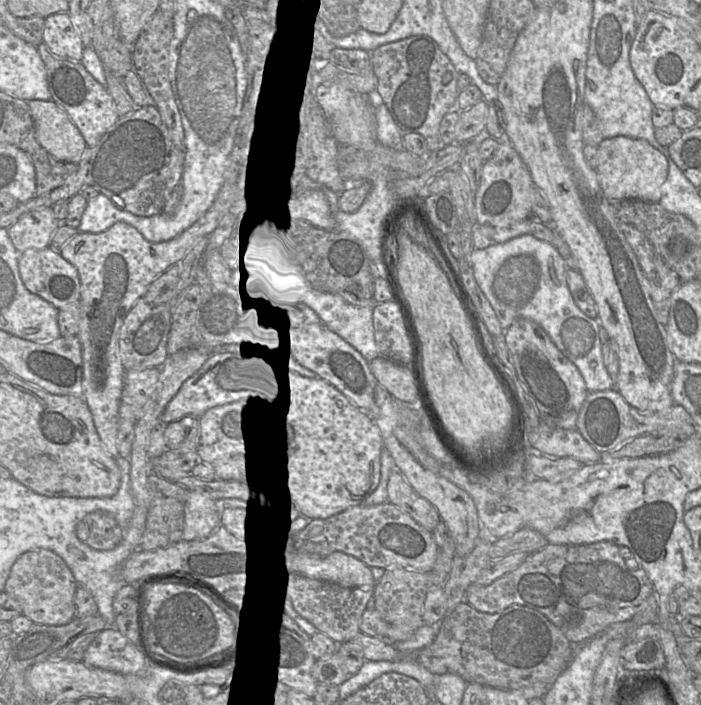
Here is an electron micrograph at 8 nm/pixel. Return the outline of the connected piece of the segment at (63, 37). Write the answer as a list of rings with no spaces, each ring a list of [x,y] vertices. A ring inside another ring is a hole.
[[[67,12],[52,14],[45,18],[43,43],[60,58],[75,62],[82,60],[84,44]]]

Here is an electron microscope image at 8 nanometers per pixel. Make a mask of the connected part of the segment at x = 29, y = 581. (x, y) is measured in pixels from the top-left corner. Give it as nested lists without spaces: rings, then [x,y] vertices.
[[[34,549],[17,558],[4,592],[20,602],[22,615],[34,624],[62,626],[75,618],[74,596],[77,586],[71,570],[59,555],[46,549]]]

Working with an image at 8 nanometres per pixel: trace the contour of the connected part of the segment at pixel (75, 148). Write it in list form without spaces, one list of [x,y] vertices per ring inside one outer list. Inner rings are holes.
[[[53,100],[27,103],[39,144],[59,161],[78,163],[87,144],[67,112]]]

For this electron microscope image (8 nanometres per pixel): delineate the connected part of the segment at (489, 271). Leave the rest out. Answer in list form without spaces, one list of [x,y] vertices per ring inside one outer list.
[[[524,234],[503,243],[493,243],[484,249],[475,249],[471,255],[475,279],[490,302],[502,329],[505,331],[518,318],[527,318],[539,324],[550,336],[557,348],[581,373],[588,392],[615,388],[615,380],[609,375],[603,361],[600,341],[600,323],[585,315],[575,304],[566,282],[566,264],[558,250],[549,242]]]

